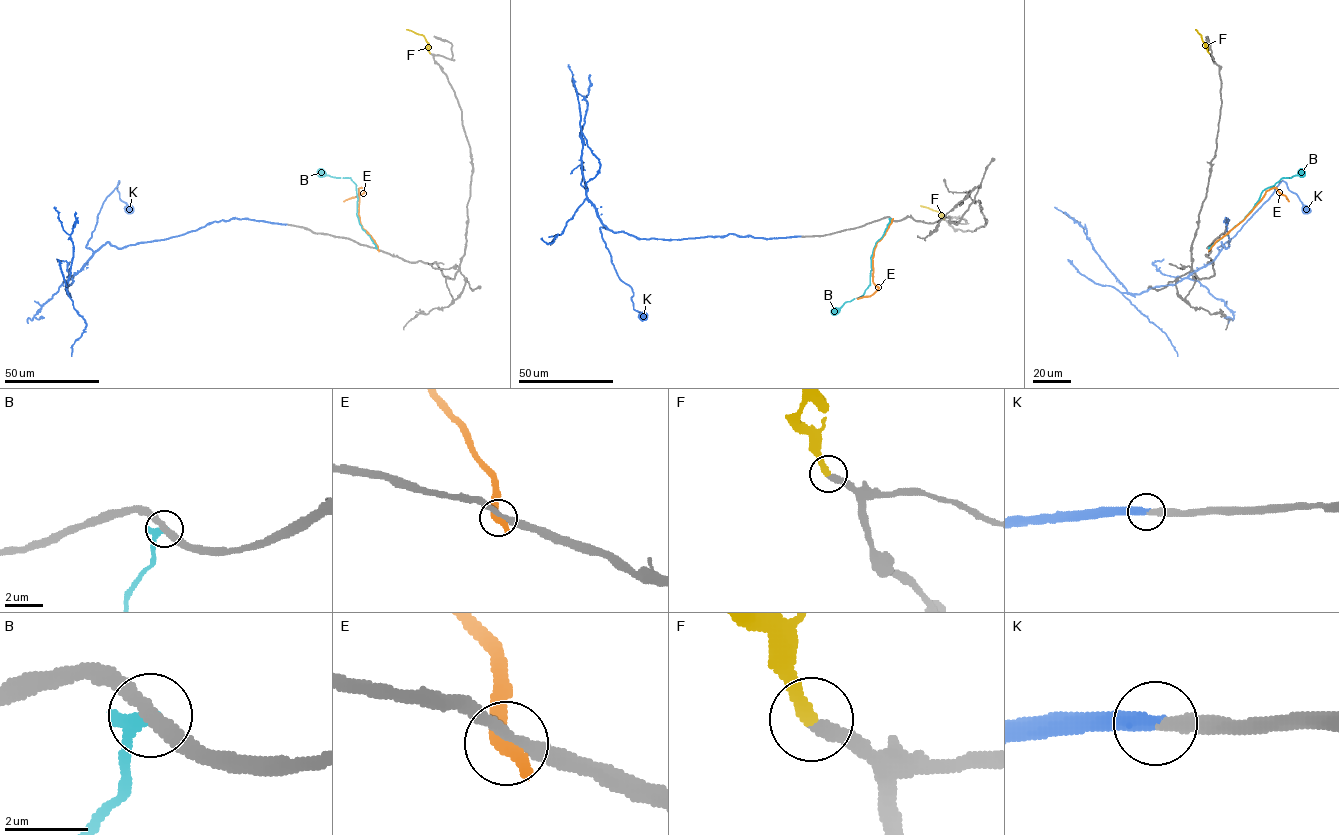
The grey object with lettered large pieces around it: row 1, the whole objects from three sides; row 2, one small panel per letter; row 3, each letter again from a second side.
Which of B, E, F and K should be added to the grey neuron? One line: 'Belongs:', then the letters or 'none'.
Belongs: F, K

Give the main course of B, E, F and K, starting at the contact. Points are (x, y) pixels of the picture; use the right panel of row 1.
B: (1209, 248), (1243, 219), (1261, 192), (1281, 178), (1301, 175), (1301, 172)
E: (1210, 249), (1240, 223), (1267, 190), (1275, 187), (1289, 201)
F: (1209, 53), (1195, 29)
K: (1226, 224), (1229, 246), (1221, 242), (1211, 261), (1174, 284), (1130, 294), (1083, 228), (1054, 207)

